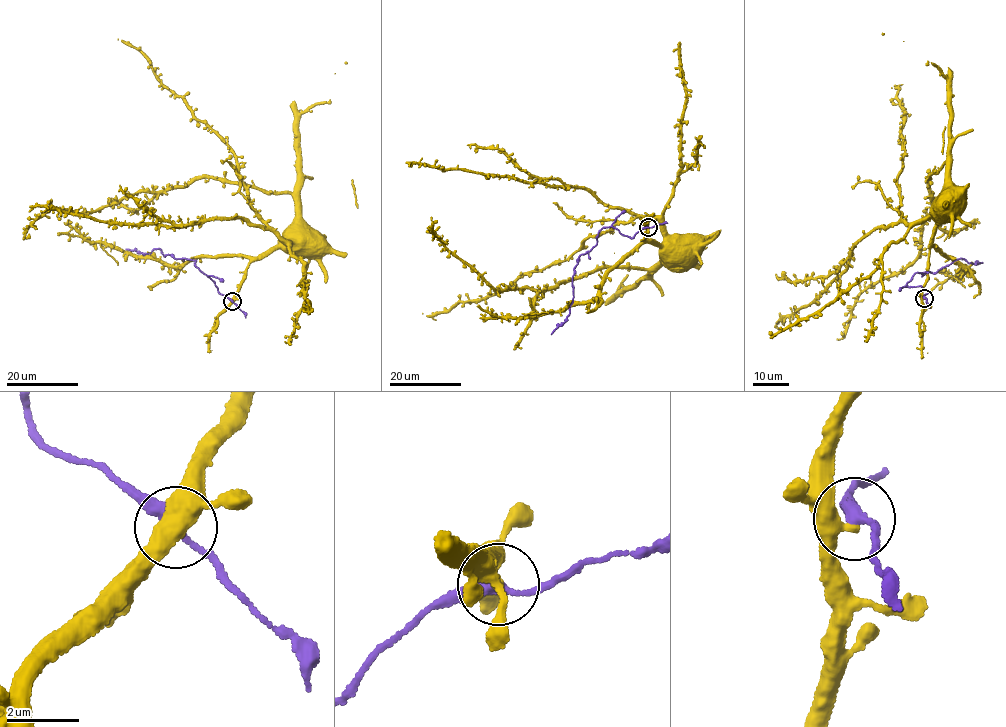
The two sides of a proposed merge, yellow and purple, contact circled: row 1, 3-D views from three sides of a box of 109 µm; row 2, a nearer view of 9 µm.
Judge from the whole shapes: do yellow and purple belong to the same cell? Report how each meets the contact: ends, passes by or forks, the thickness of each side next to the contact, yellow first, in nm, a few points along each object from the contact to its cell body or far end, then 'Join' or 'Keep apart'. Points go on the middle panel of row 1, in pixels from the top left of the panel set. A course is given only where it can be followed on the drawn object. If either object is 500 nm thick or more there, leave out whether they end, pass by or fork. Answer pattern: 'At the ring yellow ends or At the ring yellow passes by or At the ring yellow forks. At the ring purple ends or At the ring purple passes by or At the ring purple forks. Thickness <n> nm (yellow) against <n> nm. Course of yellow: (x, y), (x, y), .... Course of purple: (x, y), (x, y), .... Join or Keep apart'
At the ring yellow passes by. At the ring purple passes by. Thickness 340 nm (yellow) against 300 nm. Course of yellow: (648, 227), (645, 226), (644, 240), (666, 246), (678, 242), (682, 245). Course of purple: (648, 227), (631, 238), (611, 227), (600, 230), (596, 245), (581, 254), (573, 269), (566, 320), (551, 334). Join

